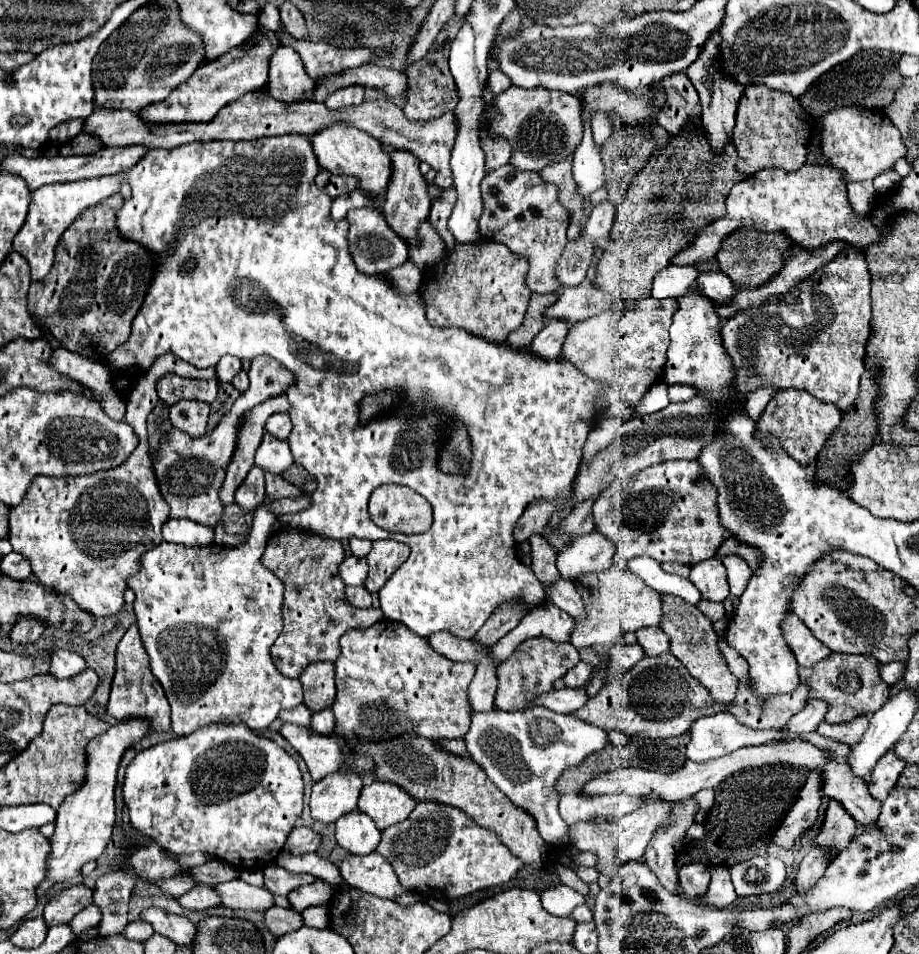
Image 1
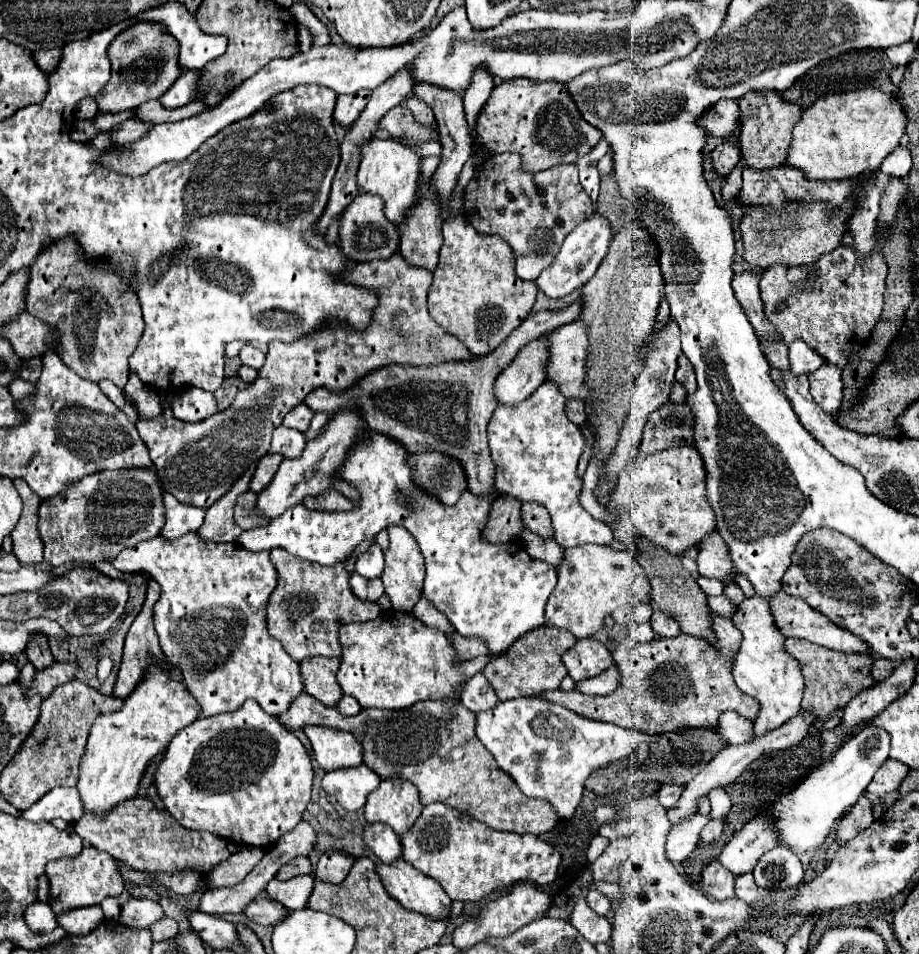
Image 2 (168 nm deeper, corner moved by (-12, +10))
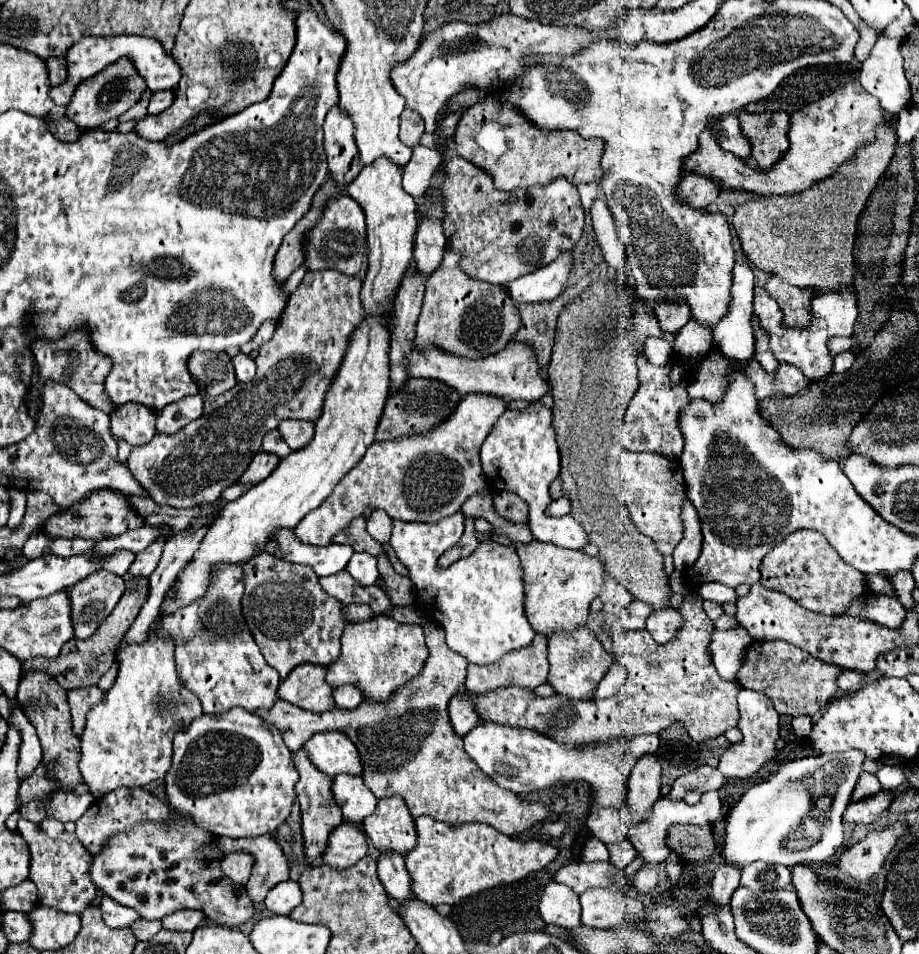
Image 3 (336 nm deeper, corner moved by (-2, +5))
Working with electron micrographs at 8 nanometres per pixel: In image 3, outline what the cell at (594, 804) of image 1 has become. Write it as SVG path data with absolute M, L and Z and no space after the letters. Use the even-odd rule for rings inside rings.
M702 765L698 767L696 771L690 771L682 777L678 777L672 785L672 791L670 791L670 797L672 799L682 799L688 791L712 791L712 789L722 789L726 783L726 777L716 769L716 767L710 767L710 765Z

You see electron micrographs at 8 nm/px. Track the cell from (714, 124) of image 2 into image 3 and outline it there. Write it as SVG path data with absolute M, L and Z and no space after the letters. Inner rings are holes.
M734 115L720 117L720 147L742 159L750 157L750 145L748 139L744 137L744 131L740 129L738 117Z

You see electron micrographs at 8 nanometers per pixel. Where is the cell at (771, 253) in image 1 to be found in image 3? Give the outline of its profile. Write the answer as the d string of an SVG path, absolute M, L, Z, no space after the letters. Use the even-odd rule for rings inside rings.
M882 119L876 127L876 139L860 145L852 161L840 165L840 171L832 177L818 181L802 193L766 195L738 205L732 225L748 261L796 287L810 287L814 295L838 293L840 285L850 287L854 281L852 249L858 217L876 181L892 161L896 143L896 119Z

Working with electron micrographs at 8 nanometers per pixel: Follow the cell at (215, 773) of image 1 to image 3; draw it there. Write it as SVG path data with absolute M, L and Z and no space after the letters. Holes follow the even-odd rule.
M236 707L216 717L202 715L194 719L190 727L176 733L172 769L166 773L166 799L174 811L192 817L198 827L208 829L214 835L232 839L258 837L274 833L286 821L296 799L296 781L298 771L280 731L258 715Z

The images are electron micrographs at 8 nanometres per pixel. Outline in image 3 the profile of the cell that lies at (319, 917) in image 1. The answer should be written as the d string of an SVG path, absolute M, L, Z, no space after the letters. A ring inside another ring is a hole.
M292 879L278 883L266 897L266 907L276 915L290 915L292 909L296 909L302 903L302 891L300 885Z

